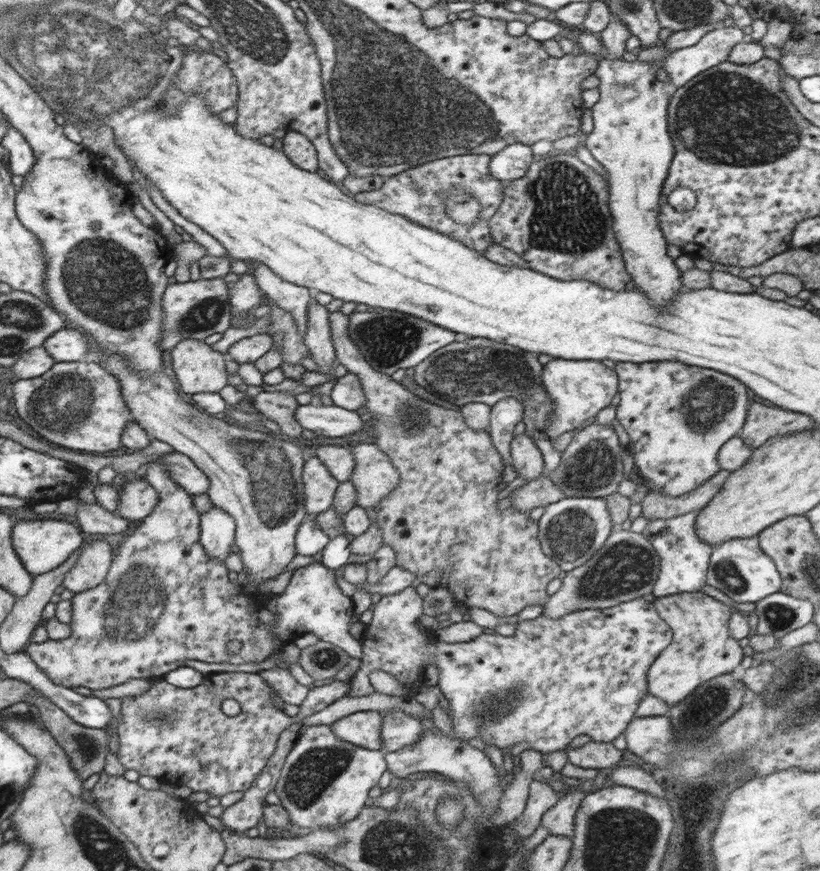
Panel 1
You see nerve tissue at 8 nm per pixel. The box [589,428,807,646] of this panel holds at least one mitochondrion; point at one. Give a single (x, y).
(732, 579)

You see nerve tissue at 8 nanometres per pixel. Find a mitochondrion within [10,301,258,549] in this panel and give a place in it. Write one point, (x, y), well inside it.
(66, 404)

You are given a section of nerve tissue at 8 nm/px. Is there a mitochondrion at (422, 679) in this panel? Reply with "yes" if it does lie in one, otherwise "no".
no

